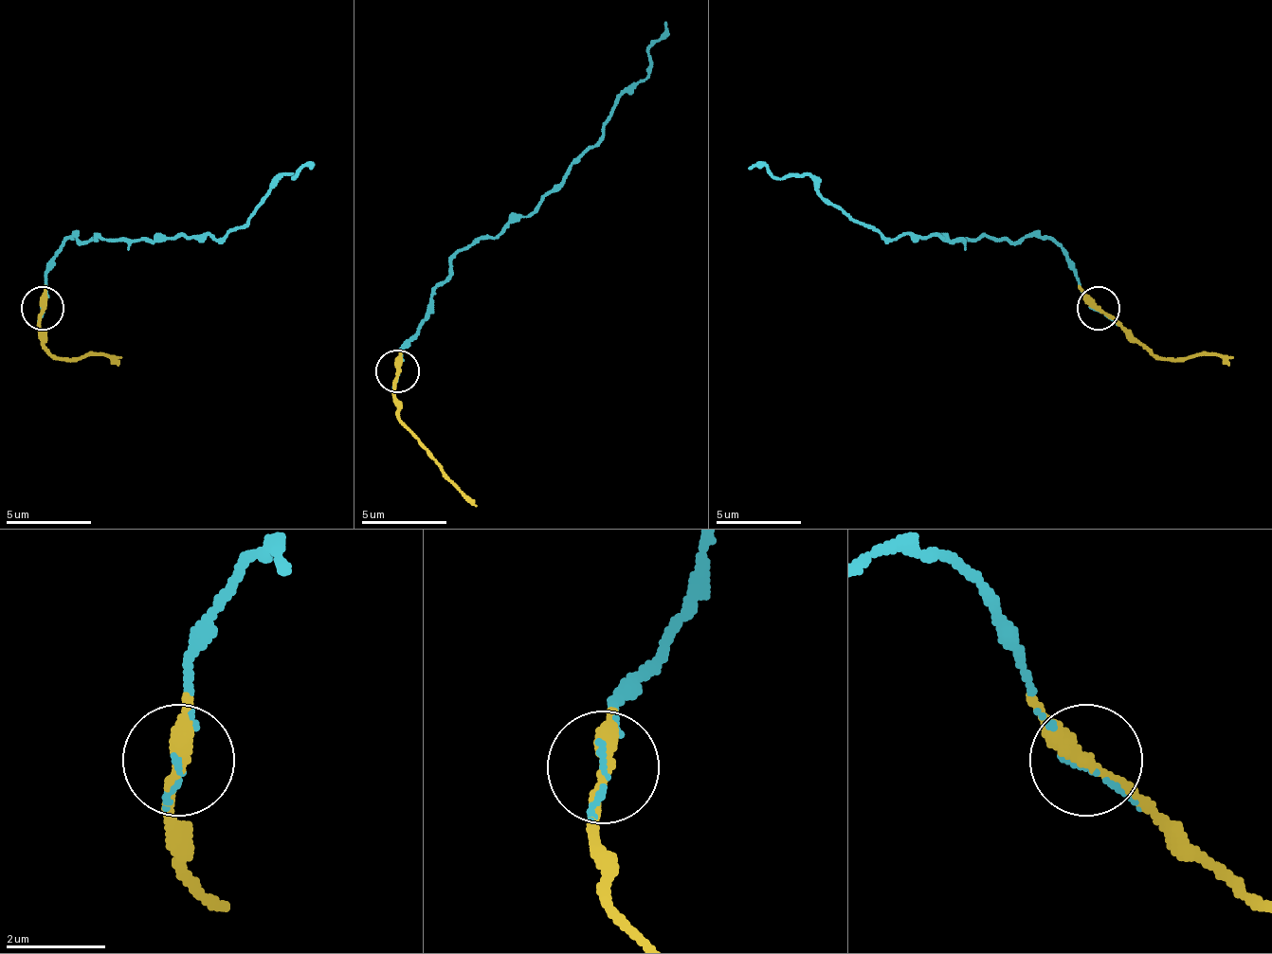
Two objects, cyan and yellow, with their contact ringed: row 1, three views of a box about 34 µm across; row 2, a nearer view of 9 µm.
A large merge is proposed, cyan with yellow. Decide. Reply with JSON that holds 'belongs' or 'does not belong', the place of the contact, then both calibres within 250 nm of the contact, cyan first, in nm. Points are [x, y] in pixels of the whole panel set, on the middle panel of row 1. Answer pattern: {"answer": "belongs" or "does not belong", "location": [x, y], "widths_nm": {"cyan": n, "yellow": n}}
{"answer": "belongs", "location": [397, 371], "widths_nm": {"cyan": 70, "yellow": 300}}

